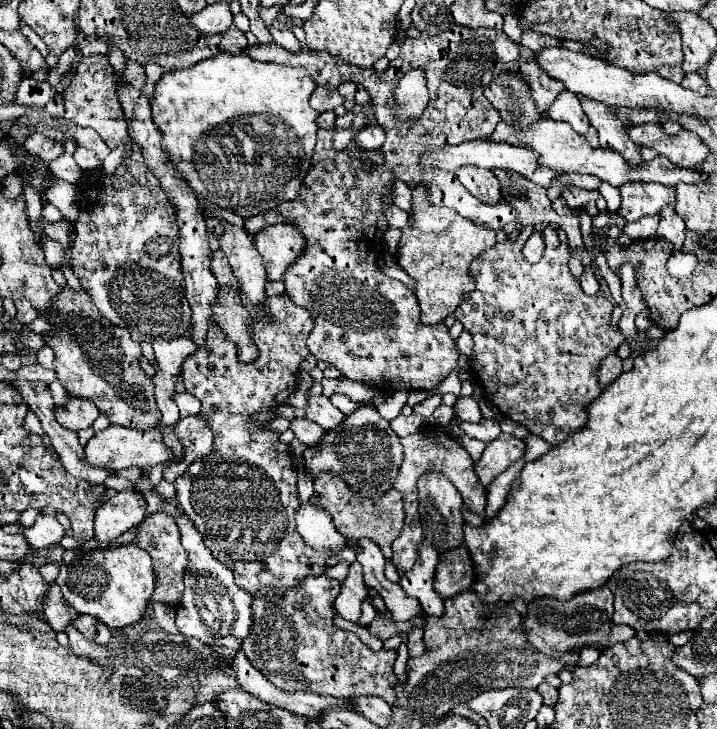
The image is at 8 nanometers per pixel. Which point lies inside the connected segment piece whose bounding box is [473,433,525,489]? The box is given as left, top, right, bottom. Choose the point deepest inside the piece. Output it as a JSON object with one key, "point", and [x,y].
{"point":[499,454]}

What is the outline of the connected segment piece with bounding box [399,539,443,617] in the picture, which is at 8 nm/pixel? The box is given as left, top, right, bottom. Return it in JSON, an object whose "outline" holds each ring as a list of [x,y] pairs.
{"outline":[[[425,539],[423,545],[419,545],[419,557],[415,565],[411,567],[411,571],[405,571],[399,581],[405,593],[415,597],[421,603],[423,611],[433,617],[443,615],[443,599],[433,589],[433,577],[435,577],[437,563],[439,563],[439,553]]]}

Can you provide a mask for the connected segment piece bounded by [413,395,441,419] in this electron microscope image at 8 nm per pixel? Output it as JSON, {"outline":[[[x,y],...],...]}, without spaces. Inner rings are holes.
{"outline":[[[435,395],[435,397],[429,397],[429,399],[425,399],[425,401],[417,403],[417,405],[413,405],[413,411],[429,419],[429,417],[433,415],[433,411],[435,411],[439,405],[441,405],[441,397]]]}

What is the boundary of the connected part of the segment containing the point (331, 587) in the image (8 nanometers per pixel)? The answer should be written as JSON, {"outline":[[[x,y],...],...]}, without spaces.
{"outline":[[[325,573],[315,577],[309,575],[307,579],[303,579],[299,589],[295,587],[287,591],[287,595],[275,595],[275,591],[267,587],[263,595],[253,597],[251,609],[255,611],[255,627],[251,627],[251,635],[243,639],[243,653],[253,663],[253,667],[261,671],[279,689],[285,689],[285,691],[307,689],[319,695],[331,695],[339,699],[371,695],[380,697],[389,705],[393,705],[396,699],[393,687],[397,681],[397,675],[393,673],[393,663],[397,659],[397,651],[384,648],[373,651],[367,645],[363,645],[355,633],[335,627],[333,601],[337,599],[339,591],[341,591],[339,581],[329,579]]]}

